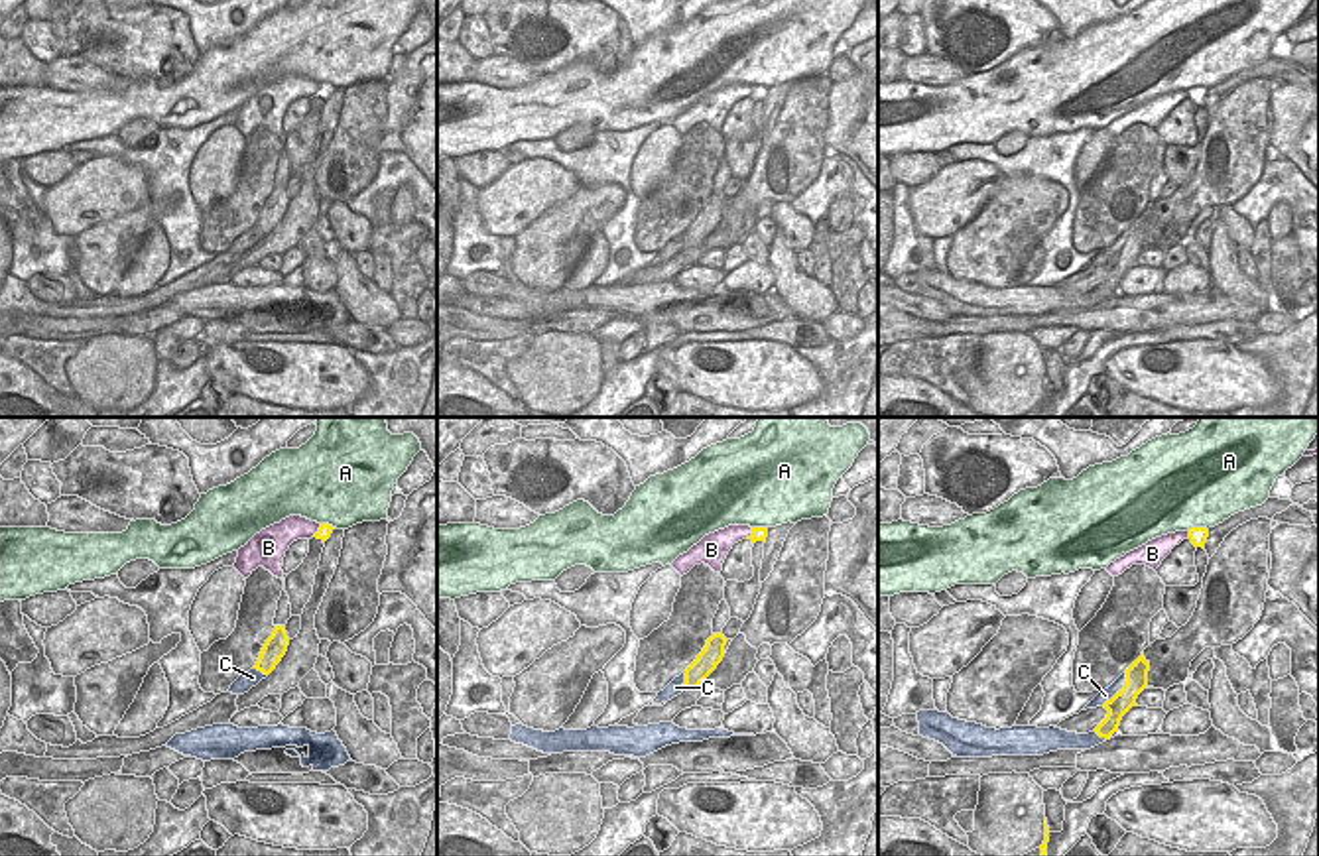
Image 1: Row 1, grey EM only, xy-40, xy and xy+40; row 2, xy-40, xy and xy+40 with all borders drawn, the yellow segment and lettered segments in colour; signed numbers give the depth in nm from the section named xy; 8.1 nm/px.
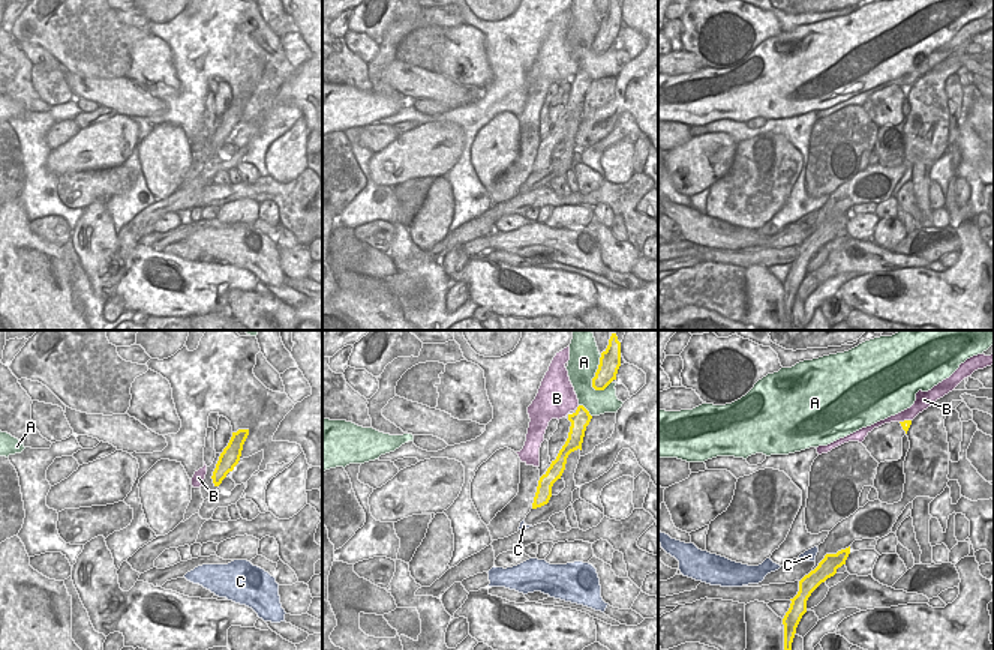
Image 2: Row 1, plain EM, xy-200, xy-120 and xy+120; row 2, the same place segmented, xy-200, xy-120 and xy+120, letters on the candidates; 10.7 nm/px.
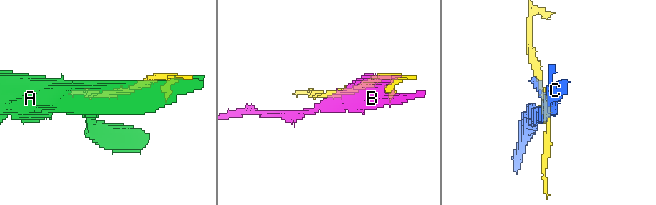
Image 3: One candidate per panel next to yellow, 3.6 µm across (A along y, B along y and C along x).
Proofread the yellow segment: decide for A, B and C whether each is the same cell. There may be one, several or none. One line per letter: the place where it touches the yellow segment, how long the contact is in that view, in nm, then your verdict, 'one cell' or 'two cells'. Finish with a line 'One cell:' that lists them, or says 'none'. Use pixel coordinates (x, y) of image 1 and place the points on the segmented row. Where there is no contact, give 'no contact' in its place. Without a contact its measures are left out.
A: meets yellow in xy+40 at (1197, 528); contact 160 nm long; two cells
B: meets yellow in xy at (753, 534); contact 120 nm long; two cells
C: meets yellow in xy+40 at (1121, 689); contact 360 nm long; two cells
One cell: none

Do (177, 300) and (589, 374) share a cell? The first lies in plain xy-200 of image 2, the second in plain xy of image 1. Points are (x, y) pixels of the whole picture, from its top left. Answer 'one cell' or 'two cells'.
two cells

